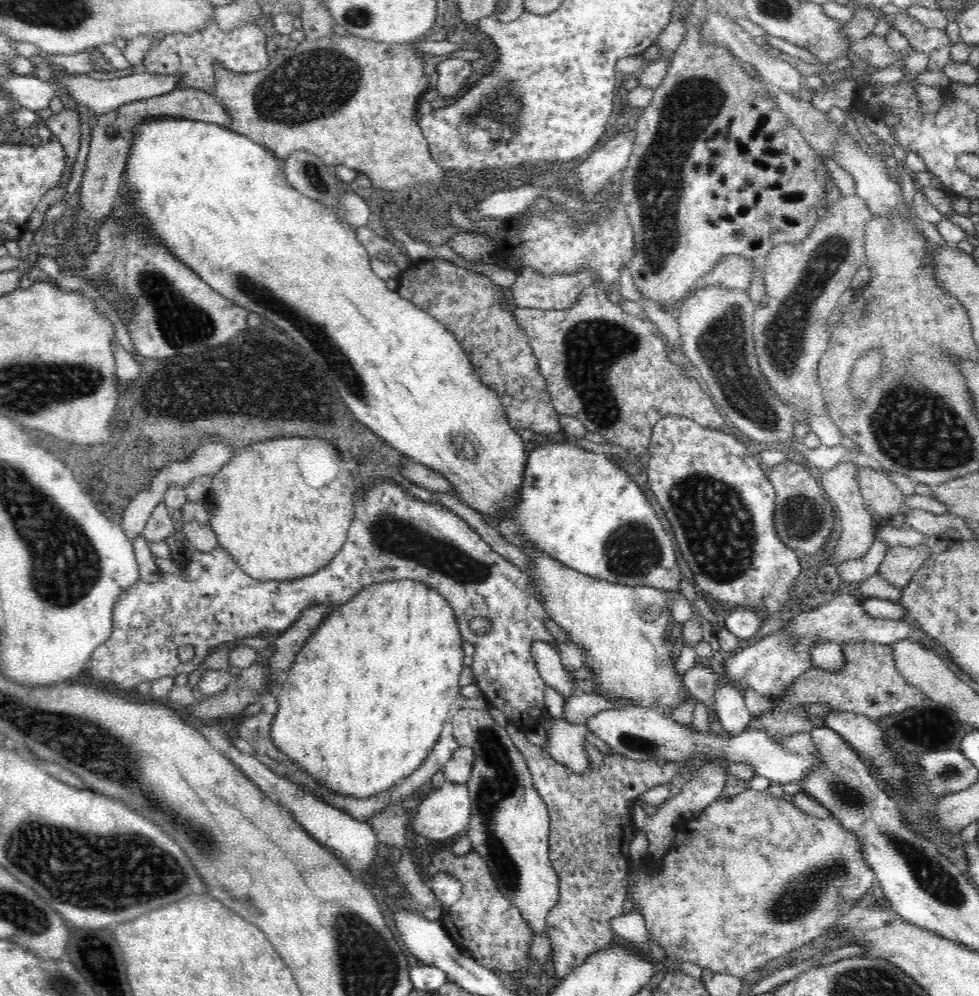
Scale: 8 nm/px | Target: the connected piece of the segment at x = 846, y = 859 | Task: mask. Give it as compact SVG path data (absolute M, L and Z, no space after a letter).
M753 789L727 798L720 797L698 816L689 818L683 824L678 824L674 842L672 842L668 854L664 856L664 864L662 864L662 868L658 868L658 874L646 864L648 864L647 857L643 860L643 865L631 865L627 887L632 897L632 903L634 903L633 908L640 911L649 936L664 950L668 960L678 964L694 963L701 969L710 969L713 973L727 974L738 977L740 980L751 972L761 969L774 958L786 958L790 950L802 948L806 942L822 936L830 926L834 926L838 916L841 916L843 905L858 903L865 894L871 892L872 882L877 880L876 874L873 873L863 856L863 848L861 848L861 842L857 840L857 835L854 832L847 832L834 815L830 814L820 819L800 810L800 807L796 807L793 801L788 802L782 797L776 798L767 790L757 792Z

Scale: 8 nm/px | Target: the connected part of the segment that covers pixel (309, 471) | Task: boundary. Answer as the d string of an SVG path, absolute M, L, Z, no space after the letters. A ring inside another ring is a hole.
M280 437L236 451L228 464L212 476L212 486L202 503L207 508L208 523L216 533L217 544L232 554L248 576L256 580L296 580L328 566L336 552L340 552L348 538L359 487L342 454L329 440Z

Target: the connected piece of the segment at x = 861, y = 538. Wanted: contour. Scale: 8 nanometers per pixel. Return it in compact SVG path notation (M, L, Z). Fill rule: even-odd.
M846 460L838 462L830 470L820 475L820 482L826 497L830 499L834 512L838 512L842 524L840 538L837 540L833 562L836 565L848 560L862 558L875 542L875 528L871 523L871 516L864 506L864 498L860 491L860 477L858 477L859 466Z

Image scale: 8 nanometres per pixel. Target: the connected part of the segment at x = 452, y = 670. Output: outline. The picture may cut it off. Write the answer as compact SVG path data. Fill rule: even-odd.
M392 580L392 582L380 582L370 584L366 588L360 588L352 600L346 604L336 606L326 616L325 622L306 640L306 644L300 648L296 660L292 664L292 670L278 689L277 713L271 724L271 737L276 748L290 758L295 767L306 771L306 774L316 780L318 784L330 788L332 792L338 792L352 798L370 798L374 794L382 794L386 790L392 790L404 778L410 776L414 770L418 770L436 742L440 740L444 722L448 721L448 712L454 700L460 695L460 675L464 651L460 628L456 623L456 616L448 601L427 584L416 580Z

